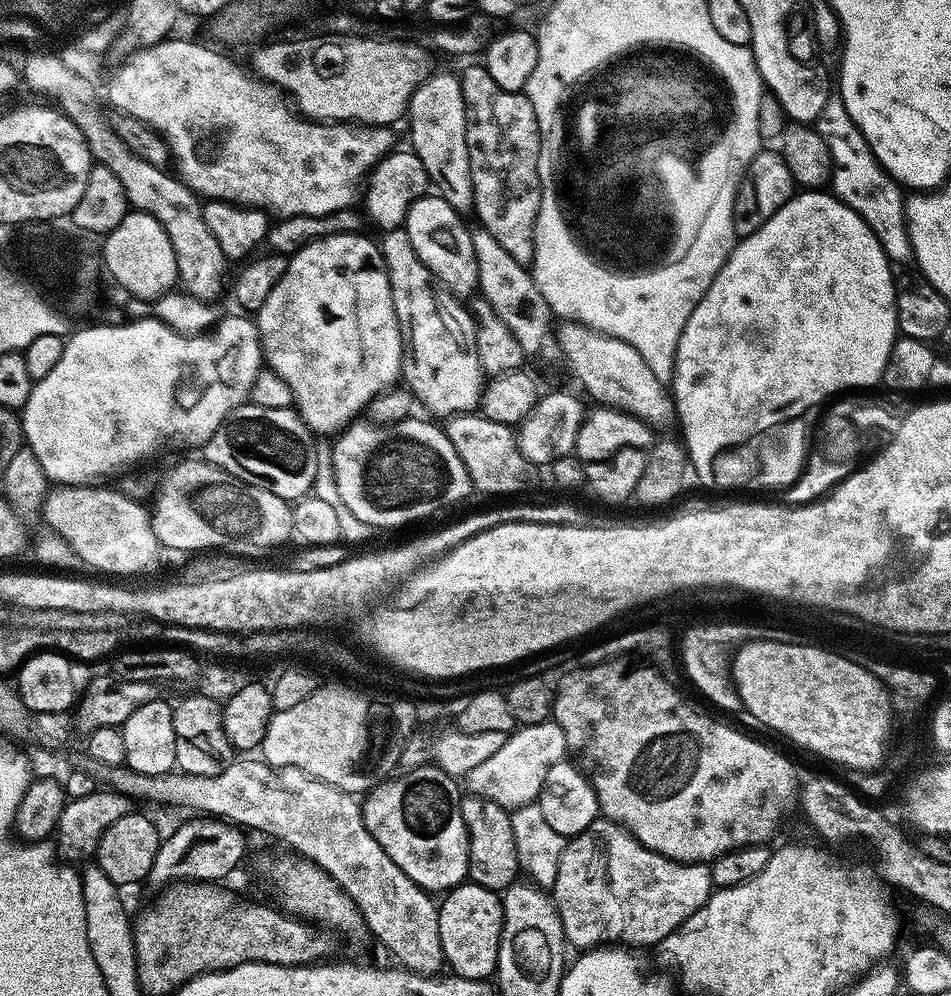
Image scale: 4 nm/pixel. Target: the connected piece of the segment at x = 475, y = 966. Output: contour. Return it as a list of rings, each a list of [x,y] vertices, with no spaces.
[[[465,882],[451,889],[439,901],[438,907],[438,934],[441,935],[444,964],[448,968],[452,967],[449,969],[462,978],[488,980],[496,971],[498,946],[504,929],[504,901],[501,893]]]

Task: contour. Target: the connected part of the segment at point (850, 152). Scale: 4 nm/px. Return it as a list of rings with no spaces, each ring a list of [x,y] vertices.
[[[858,130],[856,134],[834,134],[829,146],[832,158],[830,186],[833,193],[844,204],[850,206],[874,230],[883,252],[893,265],[910,264],[913,261],[912,243],[905,214],[906,198],[896,180],[885,171],[874,158],[865,136]]]

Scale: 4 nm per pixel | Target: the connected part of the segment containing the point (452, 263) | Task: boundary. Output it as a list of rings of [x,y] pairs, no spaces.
[[[427,194],[413,202],[402,225],[410,234],[410,246],[414,246],[414,254],[422,258],[423,264],[435,274],[436,279],[457,298],[471,297],[478,288],[478,262],[474,256],[474,242],[469,225],[464,225],[464,220],[465,217],[453,210],[450,202],[446,202],[439,194]]]

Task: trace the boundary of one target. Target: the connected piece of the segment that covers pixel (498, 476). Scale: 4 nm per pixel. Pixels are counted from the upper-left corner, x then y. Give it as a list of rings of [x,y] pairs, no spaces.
[[[457,412],[449,416],[442,424],[446,438],[450,438],[450,446],[462,458],[466,470],[472,479],[472,487],[477,493],[489,492],[492,496],[504,496],[507,492],[520,492],[528,480],[530,465],[520,453],[518,436],[509,425],[494,422],[483,414]]]

